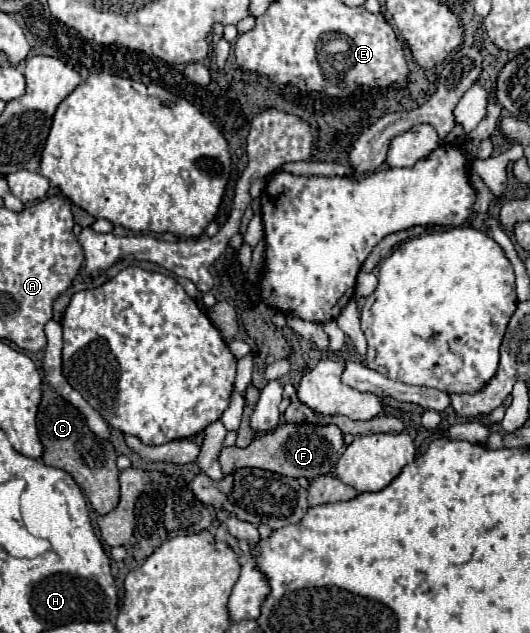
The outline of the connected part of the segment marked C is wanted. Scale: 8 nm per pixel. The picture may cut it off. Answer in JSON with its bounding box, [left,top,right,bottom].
[38,391,120,515]

